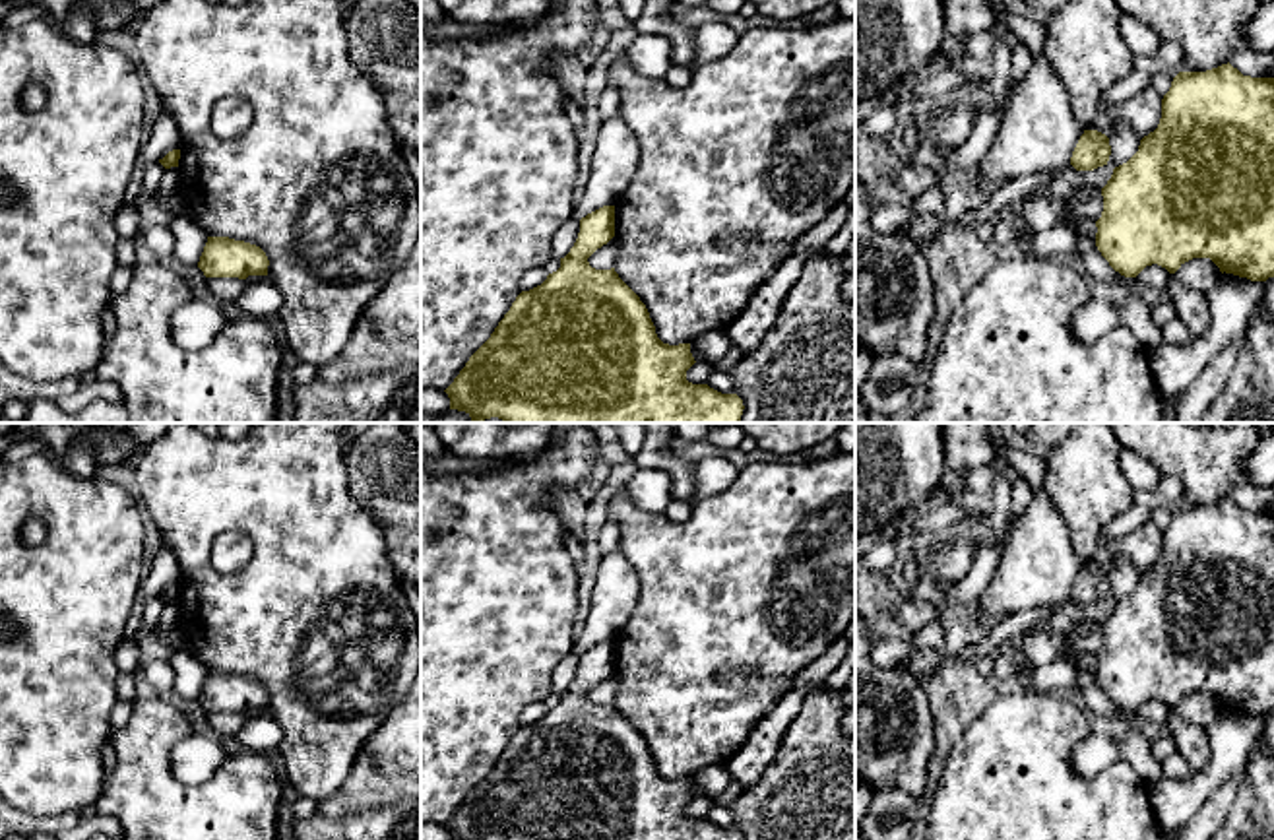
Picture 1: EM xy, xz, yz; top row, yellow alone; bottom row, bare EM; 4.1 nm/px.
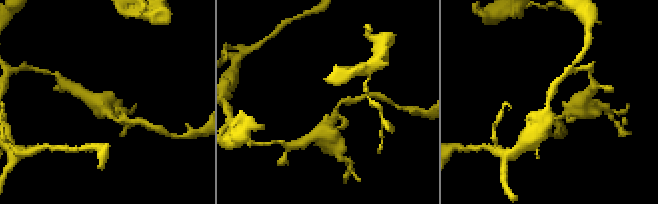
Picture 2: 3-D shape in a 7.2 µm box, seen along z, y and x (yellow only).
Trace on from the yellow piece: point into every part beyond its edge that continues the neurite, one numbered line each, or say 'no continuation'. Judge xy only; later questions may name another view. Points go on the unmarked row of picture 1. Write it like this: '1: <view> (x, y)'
no continuation

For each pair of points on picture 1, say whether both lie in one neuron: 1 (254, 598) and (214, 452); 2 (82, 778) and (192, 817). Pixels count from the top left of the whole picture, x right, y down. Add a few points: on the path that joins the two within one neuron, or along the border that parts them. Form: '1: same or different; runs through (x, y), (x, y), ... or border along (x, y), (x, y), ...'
1: same; runs through (266, 561), (266, 513), (243, 489)
2: different; border along (107, 773), (101, 794), (94, 804)

